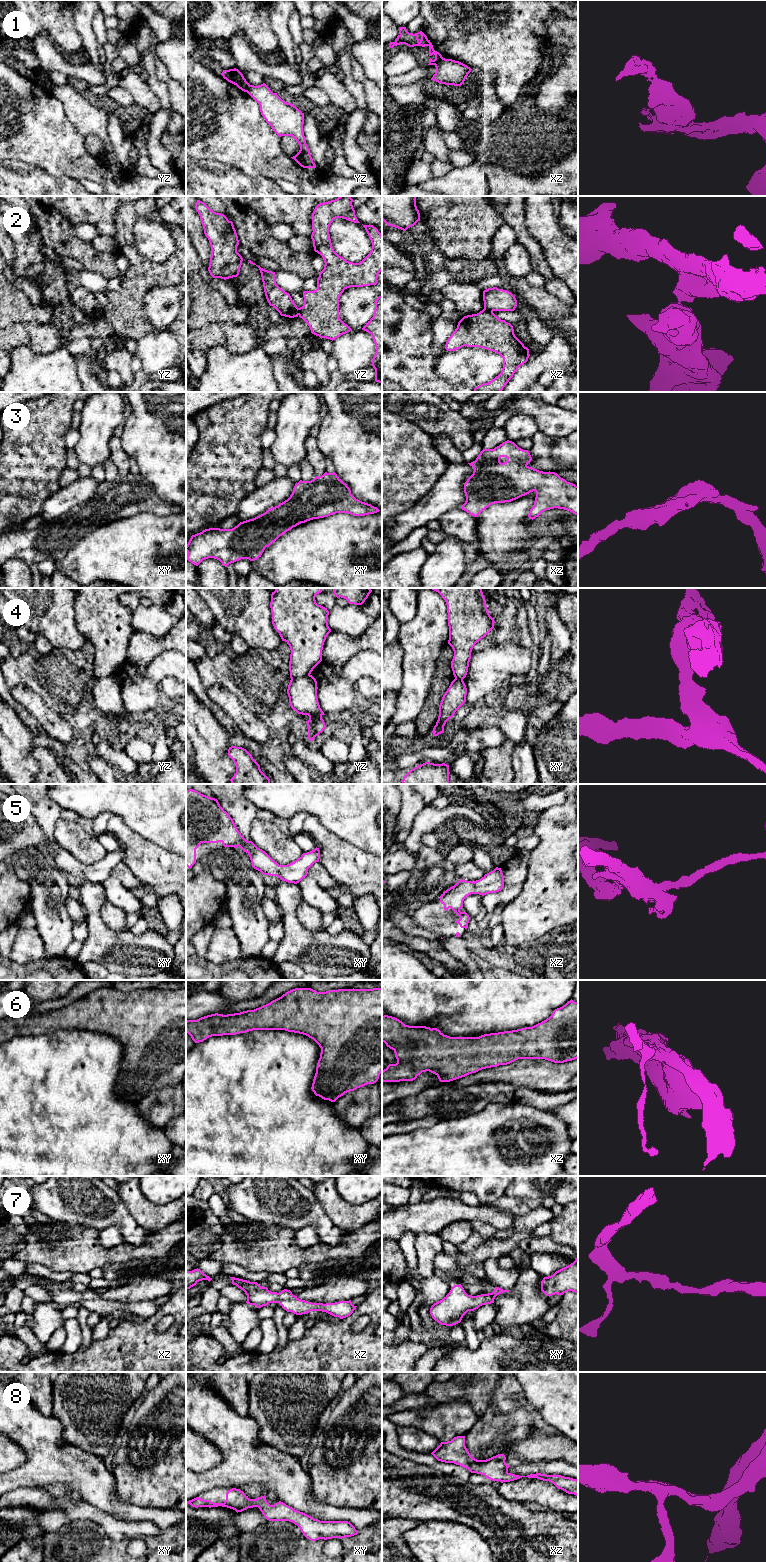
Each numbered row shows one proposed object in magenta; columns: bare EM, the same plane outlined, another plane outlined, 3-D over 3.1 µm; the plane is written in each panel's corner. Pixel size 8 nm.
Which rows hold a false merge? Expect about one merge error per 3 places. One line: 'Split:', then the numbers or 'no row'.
Split: 1, 2, 4

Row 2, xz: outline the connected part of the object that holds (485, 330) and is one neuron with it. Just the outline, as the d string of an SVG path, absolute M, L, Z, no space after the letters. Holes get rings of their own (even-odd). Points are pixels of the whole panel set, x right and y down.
M485 308L458 322L445 349L455 351L464 346L487 349L503 358L501 373L490 382L475 387L473 392L501 392L530 356L529 349L515 336L513 326Z

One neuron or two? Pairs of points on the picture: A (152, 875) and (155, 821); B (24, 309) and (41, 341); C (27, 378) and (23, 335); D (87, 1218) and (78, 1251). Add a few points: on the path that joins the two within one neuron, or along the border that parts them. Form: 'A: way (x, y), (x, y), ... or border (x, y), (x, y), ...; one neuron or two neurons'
A: border (134, 831), (175, 853); two neurons
B: border (52, 320), (47, 323), (20, 321), (10, 325); two neurons
C: border (10, 350), (27, 346), (34, 352), (46, 354); two neurons
D: border (62, 1221), (68, 1226), (83, 1225), (99, 1231); two neurons

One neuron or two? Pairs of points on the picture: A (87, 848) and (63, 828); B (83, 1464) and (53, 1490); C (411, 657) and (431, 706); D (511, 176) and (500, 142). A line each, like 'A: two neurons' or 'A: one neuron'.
A: one neuron
B: two neurons
C: two neurons
D: two neurons

